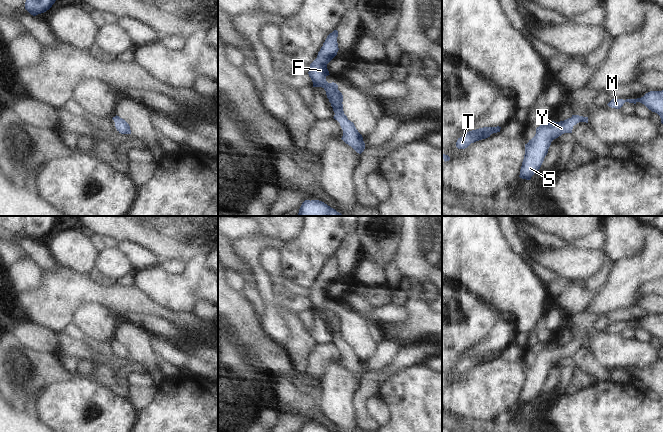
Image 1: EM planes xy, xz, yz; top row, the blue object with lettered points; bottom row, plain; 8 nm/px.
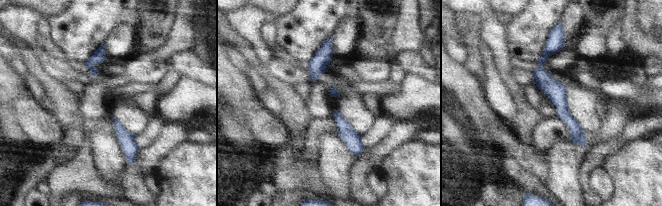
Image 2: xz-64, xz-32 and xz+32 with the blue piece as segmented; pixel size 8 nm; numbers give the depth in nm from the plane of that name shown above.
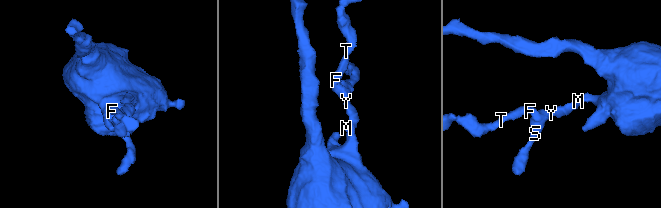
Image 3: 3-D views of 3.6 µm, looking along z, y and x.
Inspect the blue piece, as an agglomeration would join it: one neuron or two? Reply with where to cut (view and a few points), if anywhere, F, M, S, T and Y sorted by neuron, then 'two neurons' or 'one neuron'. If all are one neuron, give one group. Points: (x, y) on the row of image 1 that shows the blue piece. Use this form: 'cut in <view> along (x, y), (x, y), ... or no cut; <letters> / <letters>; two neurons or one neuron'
no cut; F M S T Y; one neuron

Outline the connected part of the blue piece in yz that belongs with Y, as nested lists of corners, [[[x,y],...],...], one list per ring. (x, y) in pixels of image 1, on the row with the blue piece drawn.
[[[572,115],[564,121],[546,120],[536,128],[535,136],[525,144],[525,155],[519,177],[530,180],[540,169],[551,142],[564,133],[572,133],[573,126],[579,122],[588,123],[588,117]]]

